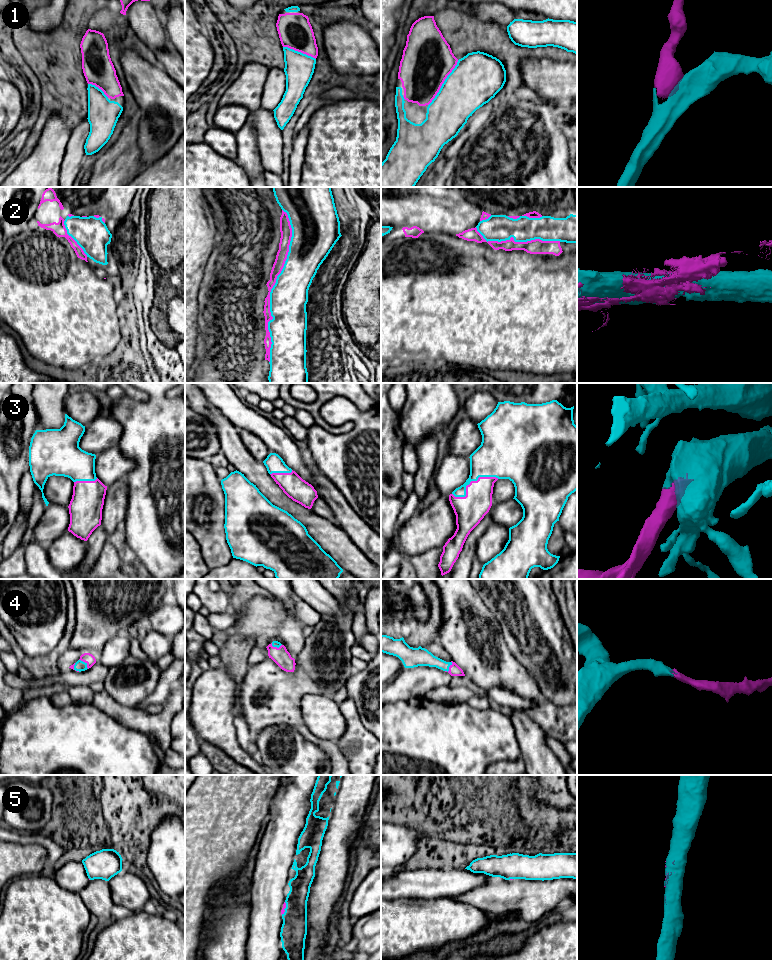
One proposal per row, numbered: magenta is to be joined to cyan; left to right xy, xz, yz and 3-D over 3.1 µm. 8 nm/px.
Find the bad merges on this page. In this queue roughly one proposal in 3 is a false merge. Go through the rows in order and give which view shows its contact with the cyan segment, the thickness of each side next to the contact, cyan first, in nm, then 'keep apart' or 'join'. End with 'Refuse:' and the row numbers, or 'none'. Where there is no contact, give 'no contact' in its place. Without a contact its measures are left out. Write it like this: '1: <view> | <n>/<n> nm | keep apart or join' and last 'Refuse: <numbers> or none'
1: yz | 400/400 nm | join
2: xz | 300/90 nm | join
3: yz | 300/240 nm | join
4: xy | 80/90 nm | join
5: xz | 220/30 nm | join
Refuse: none

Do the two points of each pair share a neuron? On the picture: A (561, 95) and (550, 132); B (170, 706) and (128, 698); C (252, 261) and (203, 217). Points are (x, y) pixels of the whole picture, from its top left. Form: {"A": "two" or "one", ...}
{"A": "two", "B": "two", "C": "two"}

